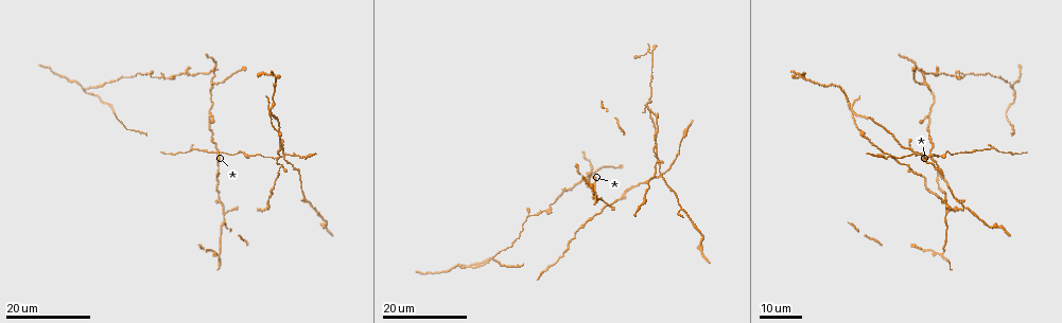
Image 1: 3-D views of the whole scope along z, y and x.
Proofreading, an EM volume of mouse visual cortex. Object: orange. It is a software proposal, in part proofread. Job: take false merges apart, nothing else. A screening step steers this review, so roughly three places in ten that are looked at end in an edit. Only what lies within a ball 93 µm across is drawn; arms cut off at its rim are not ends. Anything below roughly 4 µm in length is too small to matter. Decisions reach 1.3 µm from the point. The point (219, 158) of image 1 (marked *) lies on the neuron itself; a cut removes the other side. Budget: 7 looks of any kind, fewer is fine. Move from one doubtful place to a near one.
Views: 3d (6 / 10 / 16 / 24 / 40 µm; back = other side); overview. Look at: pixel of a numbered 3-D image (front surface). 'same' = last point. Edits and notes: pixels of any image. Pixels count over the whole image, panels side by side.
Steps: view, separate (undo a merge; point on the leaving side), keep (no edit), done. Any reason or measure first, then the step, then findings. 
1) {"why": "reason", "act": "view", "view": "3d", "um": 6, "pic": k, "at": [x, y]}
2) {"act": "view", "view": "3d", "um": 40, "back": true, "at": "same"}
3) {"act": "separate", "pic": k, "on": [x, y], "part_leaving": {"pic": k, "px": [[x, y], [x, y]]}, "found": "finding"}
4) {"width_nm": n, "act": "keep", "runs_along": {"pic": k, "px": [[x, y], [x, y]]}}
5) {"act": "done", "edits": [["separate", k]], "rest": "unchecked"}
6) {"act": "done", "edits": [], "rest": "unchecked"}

{"why": "three-way junction", "act": "view", "view": "3d", "um": 16, "pic": 1, "at": [946, 215]}

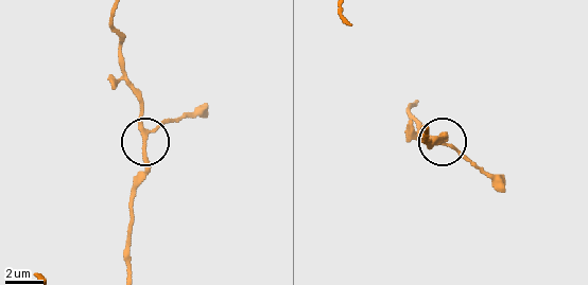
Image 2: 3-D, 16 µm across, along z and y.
{"act": "view", "view": "3d", "um": 6, "pic": 2, "at": [144, 134]}

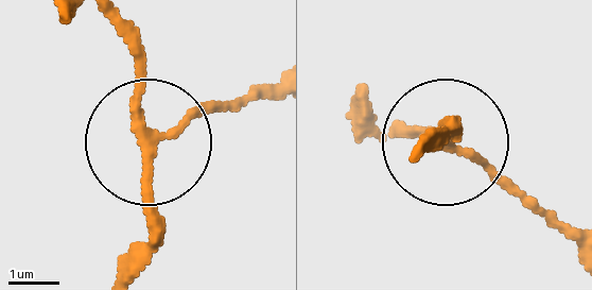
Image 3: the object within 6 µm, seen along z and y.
{"arms": 3, "act": "keep", "runs_along": {"pic": 3, "px": [[108, 18], [134, 69], [146, 268]]}, "found": "one neuron here"}

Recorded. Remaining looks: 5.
{"why": "three-way junction", "act": "view", "view": "3d", "um": 16, "pic": 1, "at": [594, 183]}

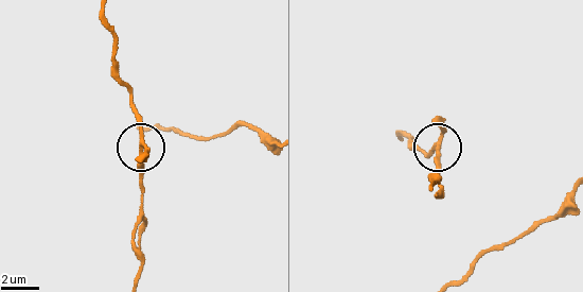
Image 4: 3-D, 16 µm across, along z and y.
{"why": "zoom in", "act": "view", "view": "3d", "um": 10, "pic": 4, "at": [437, 145]}

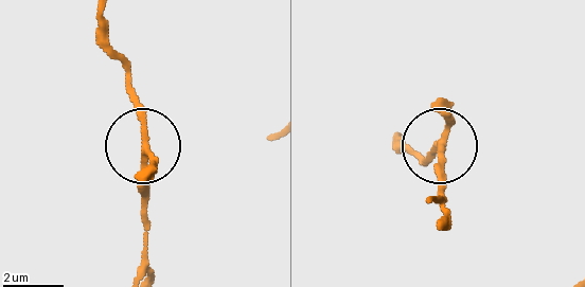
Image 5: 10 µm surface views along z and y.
{"side_arm_um": 92, "arms": 3, "act": "keep", "found": "all the same neuron"}

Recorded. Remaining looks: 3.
{"why": "four-way junction", "act": "view", "view": "3d", "um": 24, "pic": 1, "at": [923, 158]}

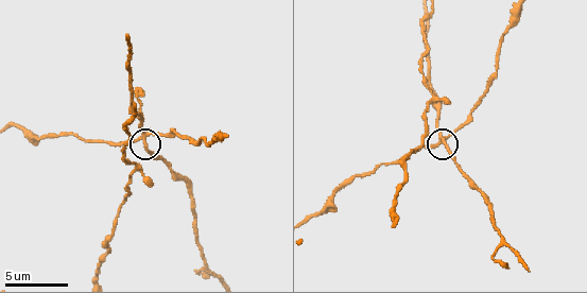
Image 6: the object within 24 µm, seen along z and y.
{"why": "zoom in", "act": "view", "view": "3d", "um": 10, "pic": 6, "at": [144, 136]}

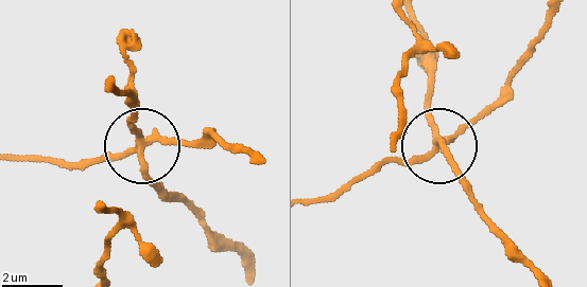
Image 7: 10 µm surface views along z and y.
{"act": "view", "view": "3d", "um": 6, "pic": 7, "at": [142, 148]}

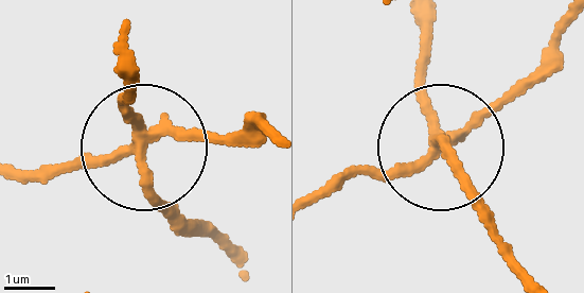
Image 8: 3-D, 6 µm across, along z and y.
{"act": "separate", "pic": 8, "on": [75, 158], "part_leaving": {"pic": 8, "px": [[131, 140], [98, 161], [21, 174]]}, "found": "two neurons meet here"}

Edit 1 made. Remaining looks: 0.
{"act": "done", "edits": [["separate", 8]], "rest": "unchecked"}

